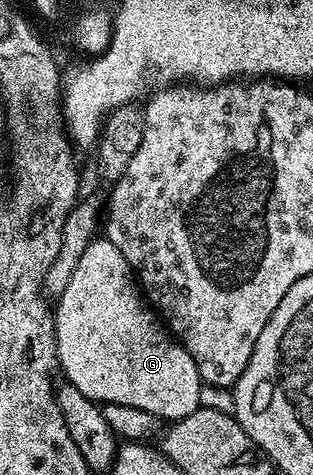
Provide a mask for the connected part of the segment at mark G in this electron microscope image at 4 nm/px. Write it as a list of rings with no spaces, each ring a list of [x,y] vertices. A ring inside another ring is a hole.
[[[98,236],[91,244],[87,244],[87,252],[83,252],[83,257],[80,258],[79,265],[75,267],[75,272],[71,275],[71,281],[67,284],[63,296],[56,299],[55,329],[57,331],[57,360],[60,373],[62,375],[65,373],[64,377],[67,381],[74,385],[83,396],[89,397],[91,401],[98,404],[106,402],[111,404],[131,404],[131,408],[143,408],[143,412],[151,412],[162,420],[186,418],[191,416],[191,412],[195,412],[198,406],[202,405],[201,390],[203,391],[203,383],[197,371],[195,360],[191,360],[187,348],[181,345],[159,321],[158,315],[151,309],[150,303],[146,301],[139,289],[139,282],[135,277],[133,267],[125,259],[123,252],[119,252],[119,248],[115,248],[115,244],[111,244],[108,238]]]

